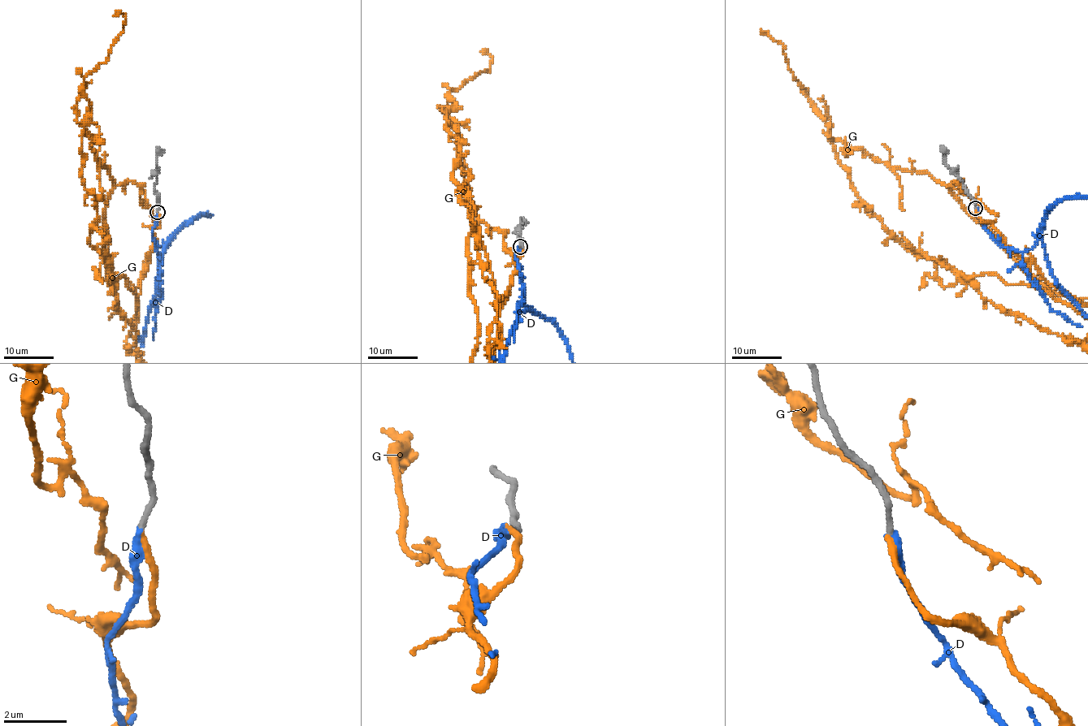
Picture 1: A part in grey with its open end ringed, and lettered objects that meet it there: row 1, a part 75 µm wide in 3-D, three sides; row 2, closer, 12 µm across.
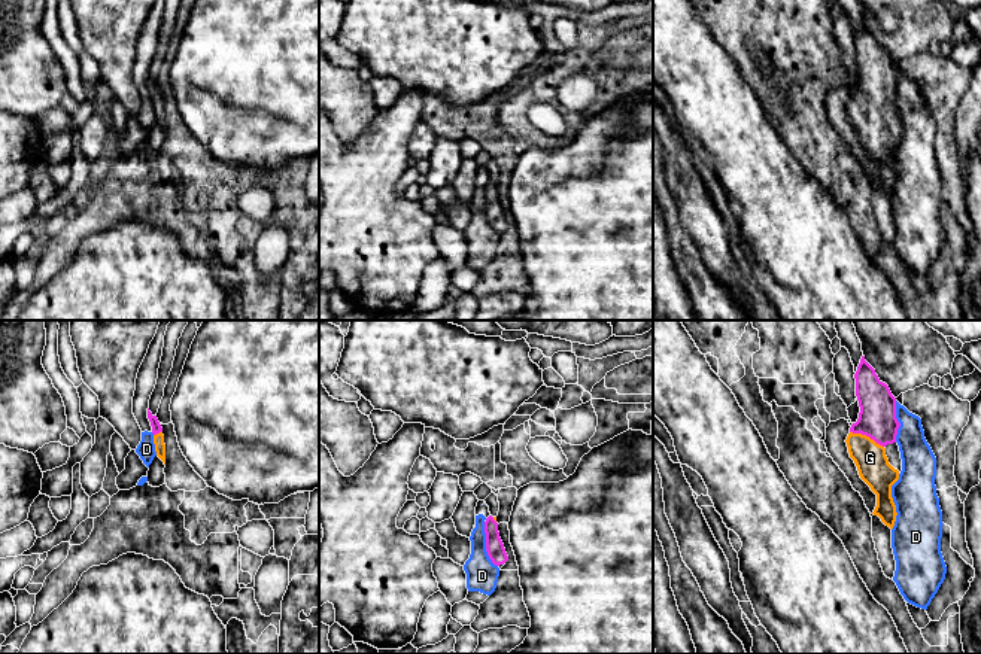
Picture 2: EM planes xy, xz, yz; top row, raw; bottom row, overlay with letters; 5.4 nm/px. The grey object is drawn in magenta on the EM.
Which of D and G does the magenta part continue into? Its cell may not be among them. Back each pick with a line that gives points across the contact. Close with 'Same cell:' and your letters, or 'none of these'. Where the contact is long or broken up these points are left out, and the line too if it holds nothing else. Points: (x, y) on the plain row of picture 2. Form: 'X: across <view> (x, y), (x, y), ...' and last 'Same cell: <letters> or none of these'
G: across yz (877, 85), (877, 91), (866, 102), (869, 124)
Same cell: G

